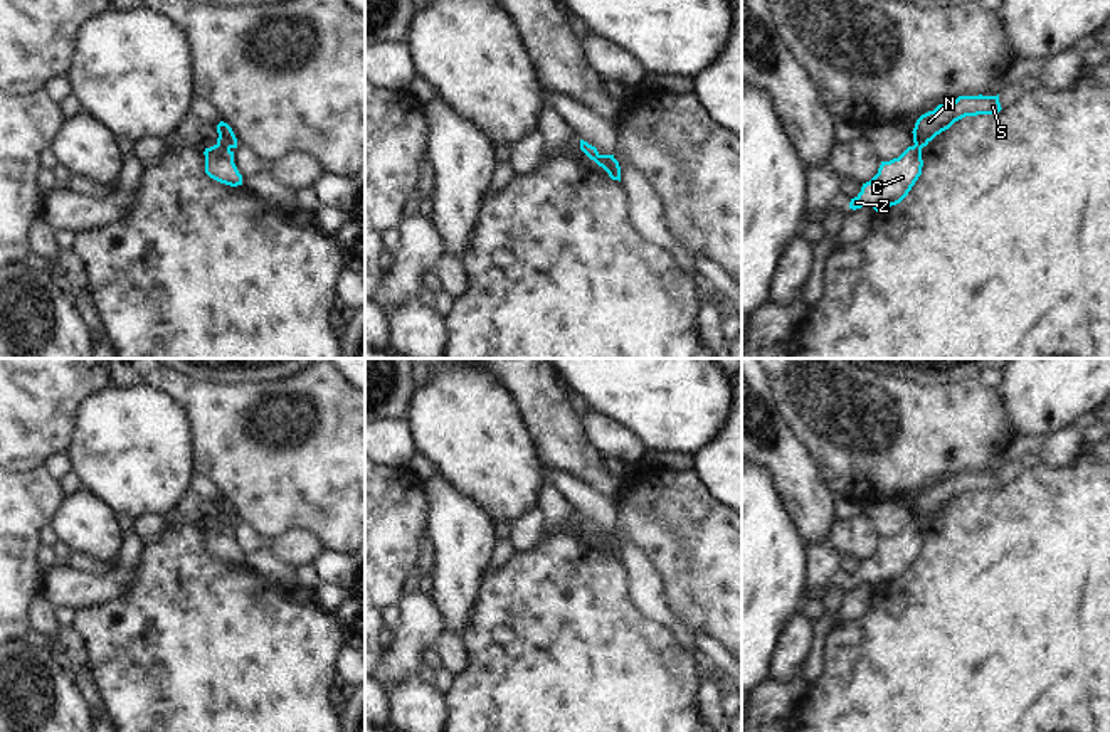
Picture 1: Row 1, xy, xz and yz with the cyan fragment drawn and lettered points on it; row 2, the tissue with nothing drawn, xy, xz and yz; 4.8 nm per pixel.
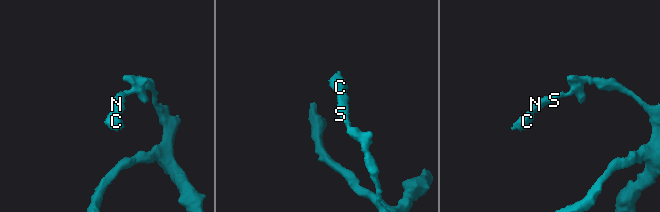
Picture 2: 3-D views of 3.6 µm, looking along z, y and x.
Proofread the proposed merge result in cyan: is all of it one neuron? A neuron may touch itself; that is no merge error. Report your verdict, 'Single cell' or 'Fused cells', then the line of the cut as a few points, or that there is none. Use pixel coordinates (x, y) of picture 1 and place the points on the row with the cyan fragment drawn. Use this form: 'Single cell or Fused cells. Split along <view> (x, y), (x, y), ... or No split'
Fused cells. Split along xy (217, 143), (229, 150).

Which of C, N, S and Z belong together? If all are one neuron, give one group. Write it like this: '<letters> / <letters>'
C Z / N S

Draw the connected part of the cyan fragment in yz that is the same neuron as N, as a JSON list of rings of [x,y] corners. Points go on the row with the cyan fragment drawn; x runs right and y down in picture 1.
[[[999,94],[959,96],[955,101],[938,104],[933,111],[928,111],[917,119],[912,131],[913,143],[922,150],[955,121],[965,116],[997,114],[1001,109]]]

